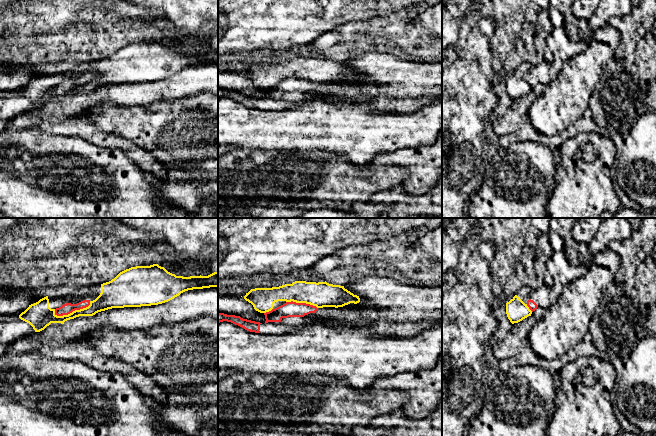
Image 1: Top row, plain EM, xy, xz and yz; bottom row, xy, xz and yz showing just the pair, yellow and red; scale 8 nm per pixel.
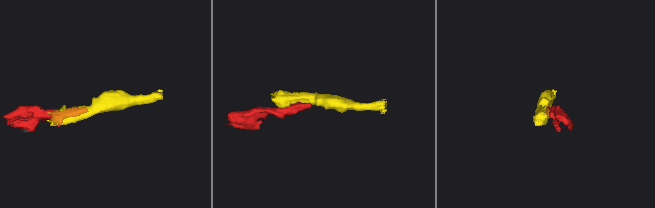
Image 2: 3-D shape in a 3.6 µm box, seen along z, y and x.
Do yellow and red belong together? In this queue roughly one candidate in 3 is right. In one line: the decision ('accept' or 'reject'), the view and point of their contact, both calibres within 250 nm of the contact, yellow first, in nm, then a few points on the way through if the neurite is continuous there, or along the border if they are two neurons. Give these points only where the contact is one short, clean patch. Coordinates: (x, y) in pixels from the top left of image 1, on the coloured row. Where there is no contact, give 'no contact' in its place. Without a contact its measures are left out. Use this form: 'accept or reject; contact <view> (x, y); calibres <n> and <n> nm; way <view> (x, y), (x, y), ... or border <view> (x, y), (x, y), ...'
reject; contact xy (73, 311); calibres 170 and 90 nm; border xy (90, 301), (87, 306), (75, 309), (67, 314), (54, 314)

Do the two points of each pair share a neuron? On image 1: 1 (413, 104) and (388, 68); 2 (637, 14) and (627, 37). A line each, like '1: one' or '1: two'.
1: two
2: one

